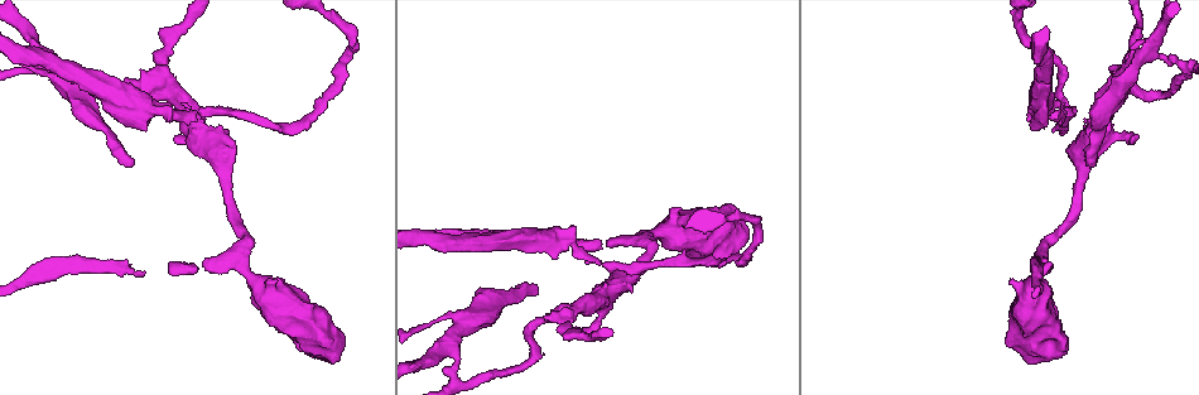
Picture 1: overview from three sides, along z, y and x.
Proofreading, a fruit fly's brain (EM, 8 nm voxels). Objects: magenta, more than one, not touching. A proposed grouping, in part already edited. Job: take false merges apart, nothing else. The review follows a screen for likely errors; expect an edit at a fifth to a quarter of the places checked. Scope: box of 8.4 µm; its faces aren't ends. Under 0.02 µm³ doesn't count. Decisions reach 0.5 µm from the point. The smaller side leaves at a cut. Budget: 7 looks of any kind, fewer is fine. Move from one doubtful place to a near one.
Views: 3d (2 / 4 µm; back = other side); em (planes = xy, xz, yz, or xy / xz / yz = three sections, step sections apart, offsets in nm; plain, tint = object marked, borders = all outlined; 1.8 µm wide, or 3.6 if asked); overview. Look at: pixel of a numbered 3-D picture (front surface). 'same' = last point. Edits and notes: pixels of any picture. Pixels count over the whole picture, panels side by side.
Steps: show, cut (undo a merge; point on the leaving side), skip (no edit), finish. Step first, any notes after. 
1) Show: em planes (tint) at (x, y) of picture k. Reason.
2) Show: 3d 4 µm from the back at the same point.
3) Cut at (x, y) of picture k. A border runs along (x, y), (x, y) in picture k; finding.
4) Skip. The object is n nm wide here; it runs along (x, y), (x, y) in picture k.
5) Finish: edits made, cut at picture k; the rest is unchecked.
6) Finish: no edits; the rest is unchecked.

Show: em planes (borders) at (221, 158) of picture 1. Calibre changes.

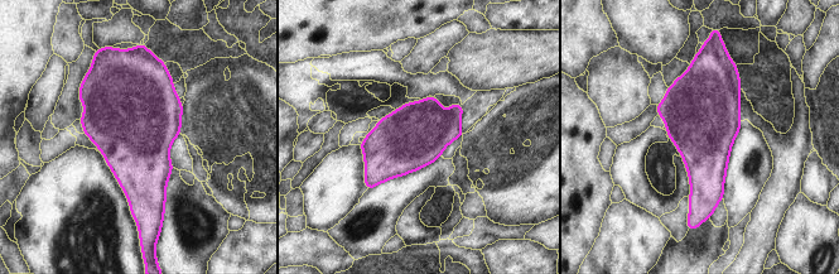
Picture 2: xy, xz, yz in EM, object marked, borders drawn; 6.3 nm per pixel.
Skip. Continuous, no second neuron.

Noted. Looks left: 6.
Show: em 3.6 µm xy step 8 (tint) at (152, 108) of picture 1. Sudden change in width.

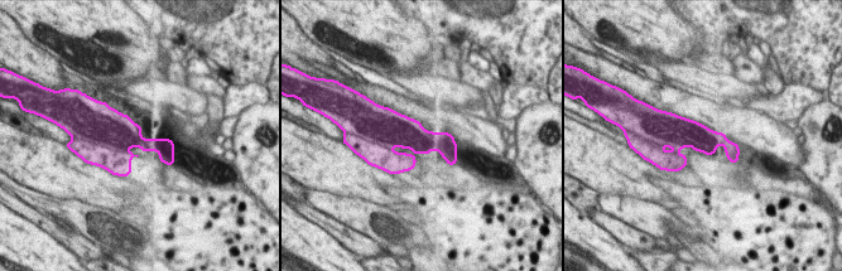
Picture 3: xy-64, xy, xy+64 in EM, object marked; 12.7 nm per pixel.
Cut at (116, 161) of picture 3. A border runs along (96, 143), (124, 150) in picture 3; two neurons meet here.

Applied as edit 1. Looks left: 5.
Show: 3d 2 µm at (759, 218) of picture 1. Sharp bend.

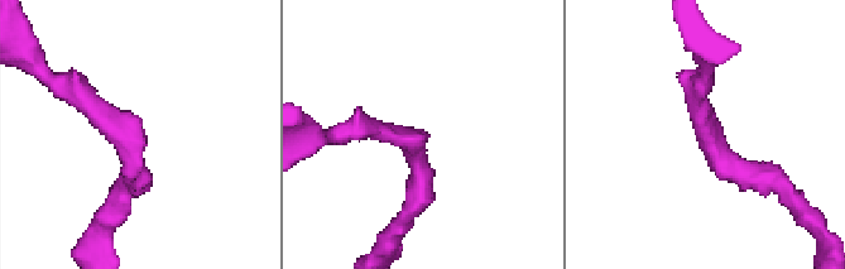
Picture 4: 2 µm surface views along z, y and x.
Show: em planes (tint) at (714, 145) of picture 4. Now the EM.

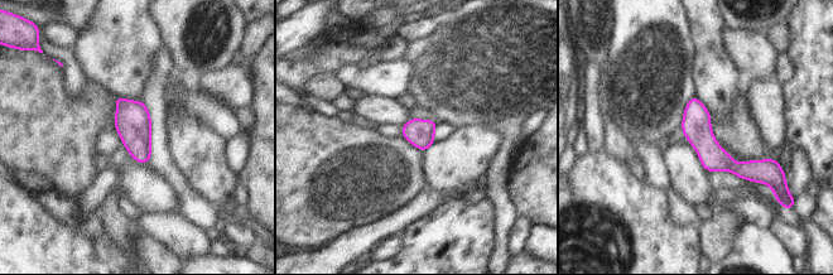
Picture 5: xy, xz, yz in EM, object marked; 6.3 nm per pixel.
Skip. The object is 180 nm wide here; it runs along (693, 100), (702, 139), (726, 163), (764, 173) in picture 5; one neuron here.

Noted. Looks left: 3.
Finish: edits made, cut at picture 3; the rest is unchecked.

